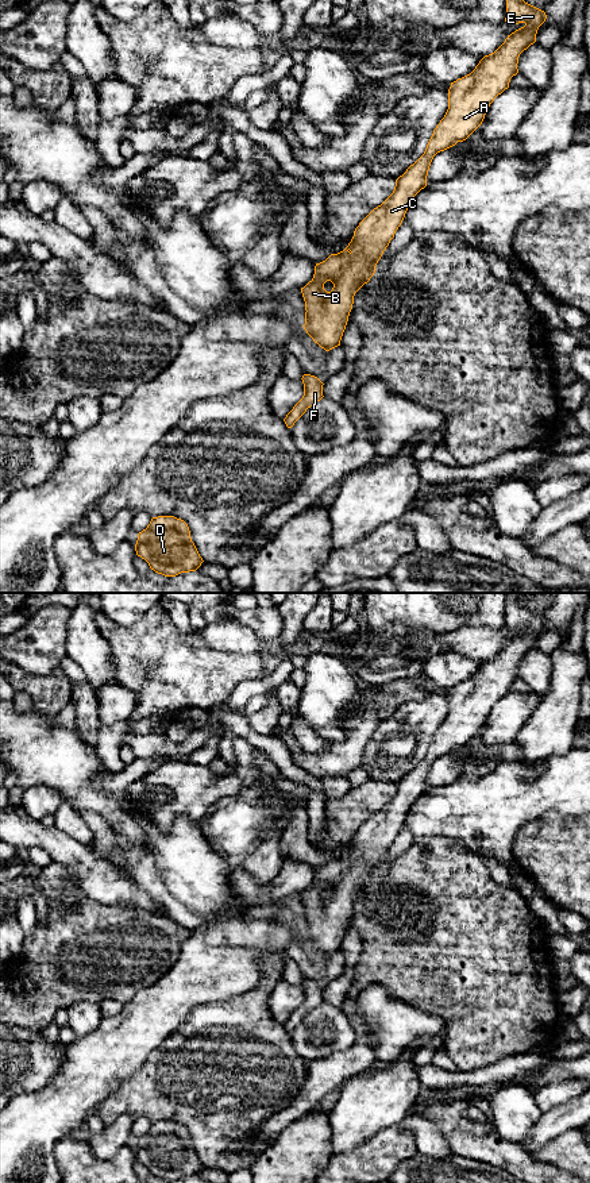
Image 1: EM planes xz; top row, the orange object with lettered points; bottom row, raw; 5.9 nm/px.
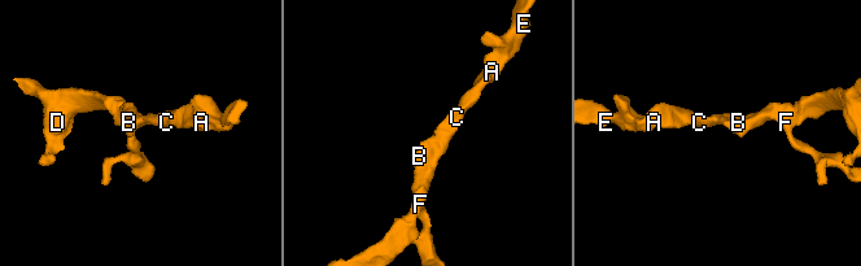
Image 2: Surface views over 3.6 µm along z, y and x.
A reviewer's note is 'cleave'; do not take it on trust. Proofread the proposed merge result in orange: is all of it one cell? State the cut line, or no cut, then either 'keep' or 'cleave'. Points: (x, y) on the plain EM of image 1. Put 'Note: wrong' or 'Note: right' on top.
Note: wrong
no cut; keep

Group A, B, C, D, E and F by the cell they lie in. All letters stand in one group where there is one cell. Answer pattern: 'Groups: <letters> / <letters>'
Groups: A B C D E F

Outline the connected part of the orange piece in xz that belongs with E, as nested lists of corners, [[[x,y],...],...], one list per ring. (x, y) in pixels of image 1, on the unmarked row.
[[[508,594],[505,627],[525,631],[508,640],[470,679],[451,687],[448,714],[433,735],[424,759],[396,785],[393,798],[359,828],[348,851],[316,868],[313,883],[301,893],[306,916],[302,932],[325,956],[340,951],[354,901],[374,880],[410,806],[427,791],[433,762],[466,745],[482,729],[490,709],[518,678],[520,659],[536,647],[547,620],[524,606],[524,594]]]

